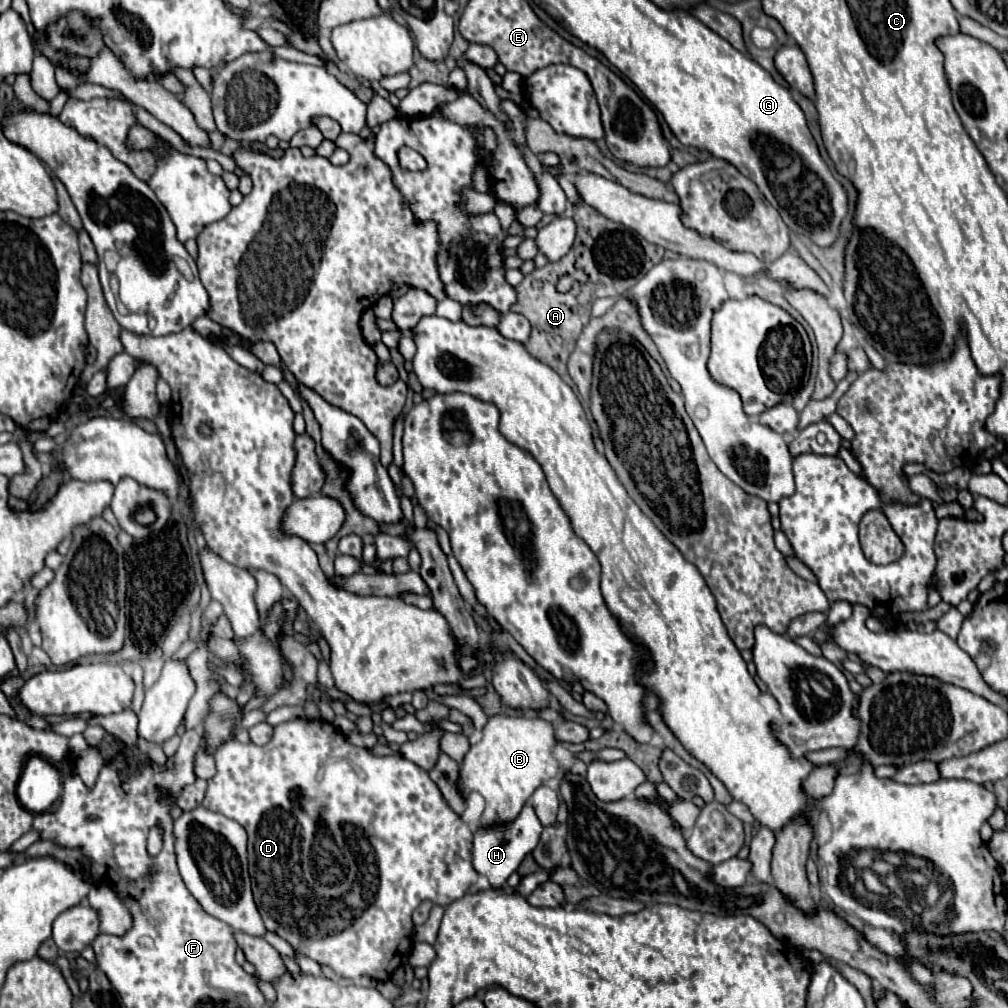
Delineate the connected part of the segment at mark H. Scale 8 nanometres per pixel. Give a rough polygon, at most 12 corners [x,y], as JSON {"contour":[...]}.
{"contour":[[526,804],[512,822],[474,832],[472,864],[502,888],[536,848],[542,824]]}

